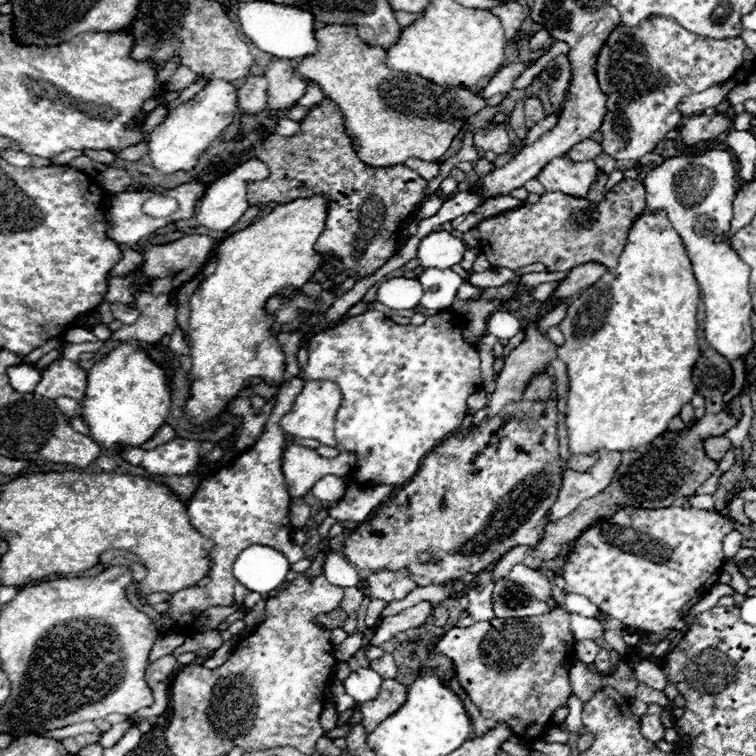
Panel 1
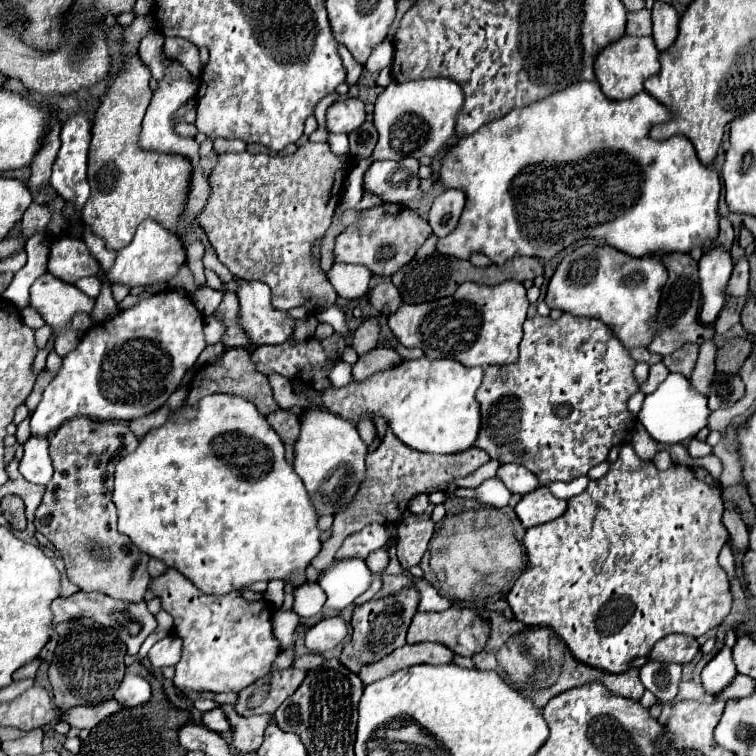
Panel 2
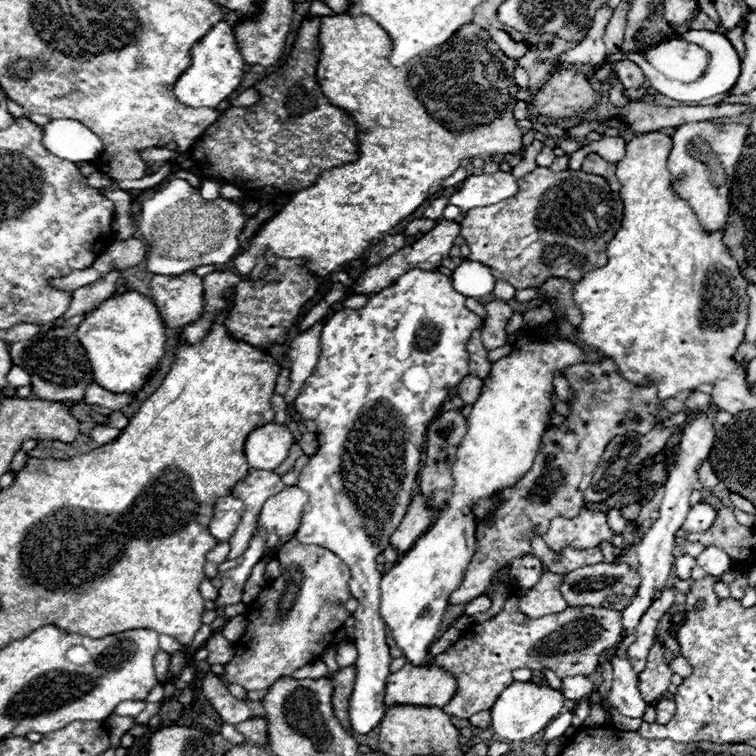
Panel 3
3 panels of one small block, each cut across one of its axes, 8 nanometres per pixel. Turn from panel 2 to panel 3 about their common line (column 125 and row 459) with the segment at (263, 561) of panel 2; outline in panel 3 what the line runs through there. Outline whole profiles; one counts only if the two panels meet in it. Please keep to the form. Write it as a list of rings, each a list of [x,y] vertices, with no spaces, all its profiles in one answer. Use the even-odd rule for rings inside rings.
[[[524,332],[524,338],[514,342],[514,352],[492,364],[492,376],[484,380],[484,392],[468,414],[468,434],[456,454],[452,474],[456,486],[448,508],[438,514],[432,530],[380,582],[380,616],[410,664],[428,664],[428,652],[438,636],[448,596],[460,586],[466,562],[470,562],[476,550],[476,522],[470,512],[472,500],[492,496],[504,486],[514,486],[530,470],[542,432],[548,426],[548,412],[552,410],[552,376],[556,370],[580,364],[582,360],[584,350],[574,342],[560,340],[558,336],[540,338],[538,332],[528,332],[526,336]]]

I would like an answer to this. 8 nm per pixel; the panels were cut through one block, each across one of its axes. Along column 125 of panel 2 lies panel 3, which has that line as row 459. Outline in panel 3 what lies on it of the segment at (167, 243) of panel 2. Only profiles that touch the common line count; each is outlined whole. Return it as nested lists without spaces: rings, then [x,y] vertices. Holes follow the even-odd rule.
[[[270,422],[268,426],[260,426],[252,434],[248,434],[244,452],[250,468],[274,470],[286,460],[292,444],[294,434],[290,432],[290,428],[286,424]]]

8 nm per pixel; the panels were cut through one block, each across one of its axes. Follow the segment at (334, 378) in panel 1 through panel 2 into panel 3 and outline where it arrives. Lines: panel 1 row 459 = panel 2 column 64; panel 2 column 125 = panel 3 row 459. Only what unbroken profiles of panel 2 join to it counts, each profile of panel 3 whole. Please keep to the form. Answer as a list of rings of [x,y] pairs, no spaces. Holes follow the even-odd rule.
[[[410,270],[406,274],[402,274],[396,284],[380,290],[378,294],[374,294],[368,302],[368,306],[360,308],[360,310],[352,310],[352,308],[344,308],[340,312],[336,312],[322,328],[322,336],[320,336],[320,358],[314,366],[314,372],[306,378],[298,398],[296,398],[296,410],[304,416],[304,418],[310,418],[310,420],[316,420],[318,422],[318,452],[310,458],[310,462],[304,466],[300,478],[298,478],[298,488],[306,490],[310,500],[308,500],[308,506],[304,506],[304,514],[302,514],[302,522],[300,522],[300,530],[294,534],[294,538],[302,544],[316,544],[316,546],[322,546],[322,548],[328,548],[332,550],[346,566],[350,566],[350,572],[352,572],[352,580],[350,580],[350,590],[352,590],[352,596],[358,598],[358,608],[354,612],[354,620],[356,620],[356,626],[354,626],[354,636],[356,636],[356,650],[358,650],[358,660],[356,660],[356,682],[354,682],[354,692],[352,692],[352,698],[350,698],[350,706],[348,706],[348,714],[350,714],[350,726],[352,726],[352,732],[356,734],[368,734],[372,728],[376,728],[380,724],[380,720],[384,718],[384,694],[386,694],[386,678],[390,674],[390,662],[392,662],[392,656],[390,656],[390,650],[388,650],[388,644],[386,644],[386,624],[384,620],[380,618],[378,614],[378,606],[380,606],[380,578],[382,574],[378,572],[378,562],[376,562],[376,556],[382,554],[382,550],[388,548],[390,544],[390,536],[394,534],[394,530],[400,526],[406,510],[408,510],[408,504],[410,504],[410,498],[412,498],[412,492],[416,488],[416,480],[418,480],[418,472],[420,472],[420,458],[422,458],[422,450],[424,450],[424,442],[426,442],[426,428],[428,424],[438,416],[440,408],[444,402],[448,402],[458,384],[468,376],[468,350],[466,350],[466,342],[470,340],[470,334],[482,324],[482,318],[474,312],[470,312],[466,306],[464,306],[464,296],[462,294],[456,294],[456,290],[452,290],[452,280],[450,276],[446,274],[440,274],[440,272],[426,272],[426,270]],[[404,378],[412,378],[412,382],[406,382]]]

